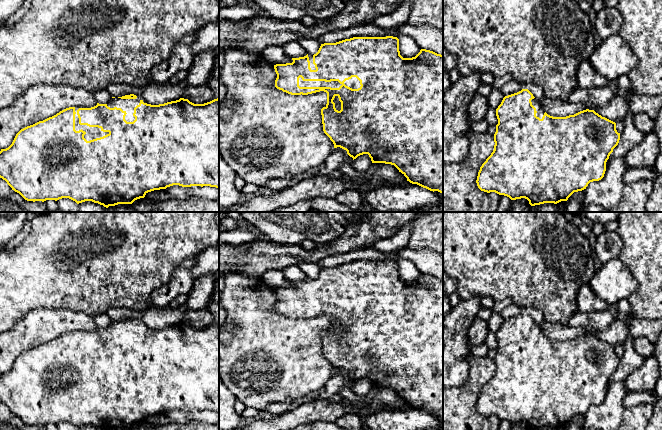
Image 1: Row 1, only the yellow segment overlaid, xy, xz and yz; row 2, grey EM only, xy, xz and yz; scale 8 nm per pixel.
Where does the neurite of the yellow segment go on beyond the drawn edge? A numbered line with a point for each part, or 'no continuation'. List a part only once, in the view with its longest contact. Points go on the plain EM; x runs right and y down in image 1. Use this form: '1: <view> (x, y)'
1: xz (333, 308)

